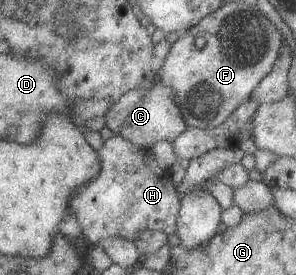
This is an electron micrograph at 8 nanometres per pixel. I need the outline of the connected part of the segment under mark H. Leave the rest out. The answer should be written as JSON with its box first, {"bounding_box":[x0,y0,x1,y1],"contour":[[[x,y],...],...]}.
{"bounding_box":[70,135,181,246],"contour":[[[113,135],[105,140],[97,155],[101,164],[99,174],[79,187],[70,198],[72,214],[75,214],[82,228],[83,237],[96,246],[101,240],[115,236],[135,241],[141,230],[159,231],[166,235],[176,232],[181,197],[177,196],[176,184],[171,180],[170,173],[159,166],[150,149],[135,146],[122,136]]]}

